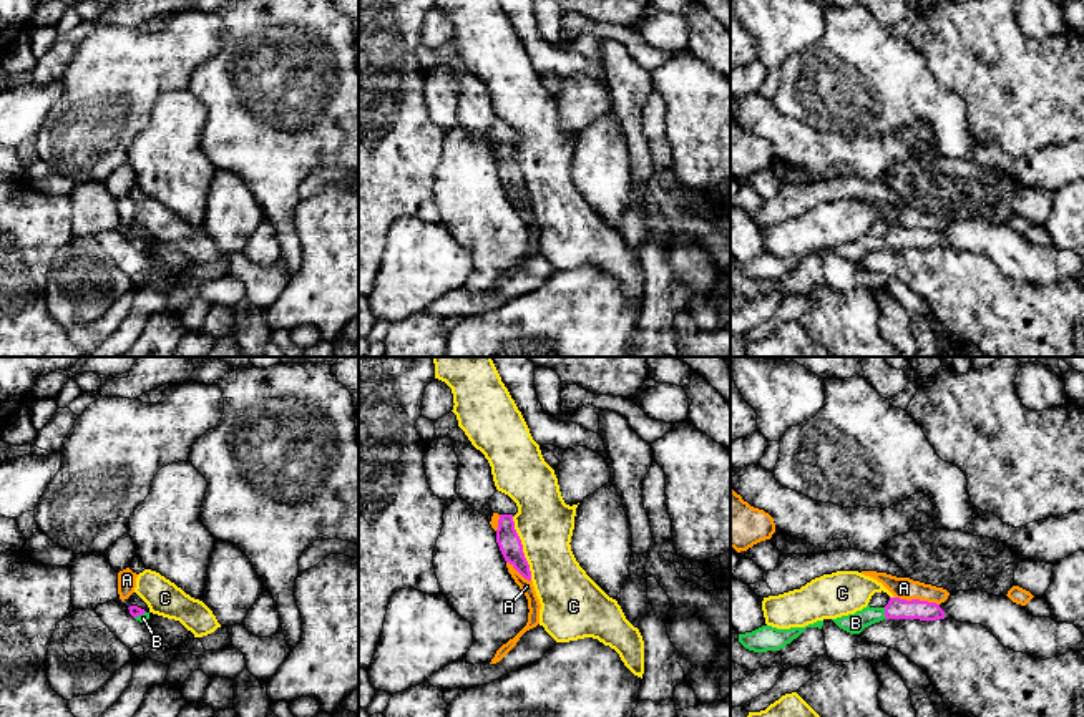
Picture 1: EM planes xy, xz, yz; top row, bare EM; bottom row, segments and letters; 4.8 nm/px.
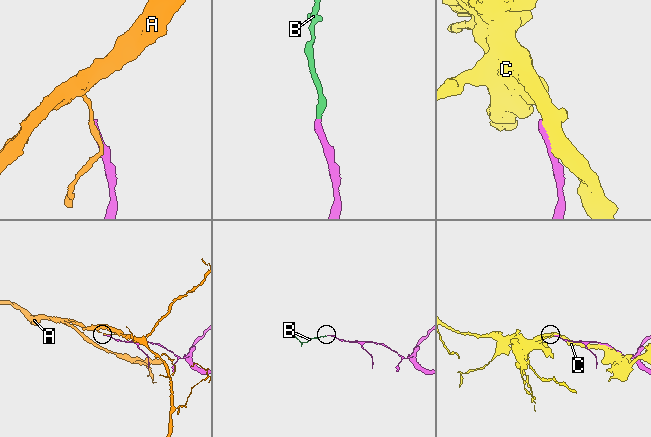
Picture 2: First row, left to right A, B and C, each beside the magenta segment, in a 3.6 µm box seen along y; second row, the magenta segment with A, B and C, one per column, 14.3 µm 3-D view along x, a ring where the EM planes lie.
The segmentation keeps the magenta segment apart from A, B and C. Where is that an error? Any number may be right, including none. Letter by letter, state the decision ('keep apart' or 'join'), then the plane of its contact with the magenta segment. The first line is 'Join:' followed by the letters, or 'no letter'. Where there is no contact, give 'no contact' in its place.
Join: B
A: keep apart; contact in yz
B: join; contact in yz
C: keep apart; contact in xz

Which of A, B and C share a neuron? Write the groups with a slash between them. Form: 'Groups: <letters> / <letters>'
Groups: A / B / C

